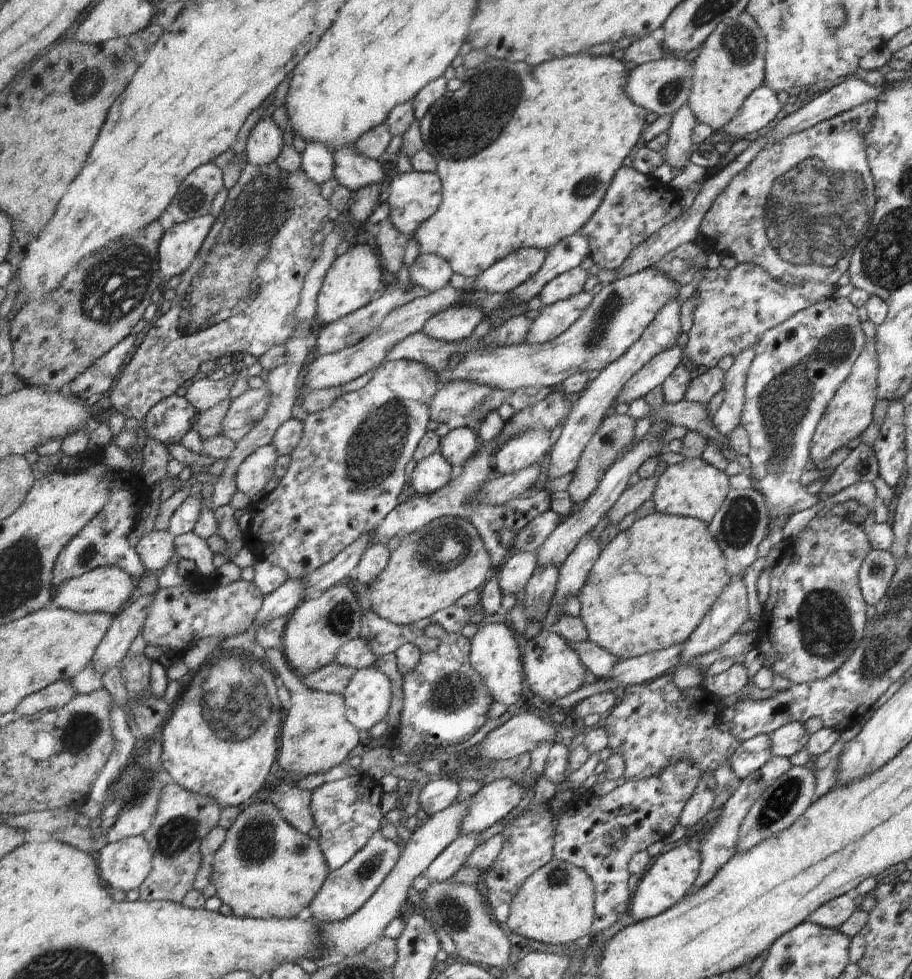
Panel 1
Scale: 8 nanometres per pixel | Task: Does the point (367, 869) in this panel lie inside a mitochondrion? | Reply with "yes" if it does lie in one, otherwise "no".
yes

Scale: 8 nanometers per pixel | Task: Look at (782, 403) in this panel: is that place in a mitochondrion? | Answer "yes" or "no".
yes

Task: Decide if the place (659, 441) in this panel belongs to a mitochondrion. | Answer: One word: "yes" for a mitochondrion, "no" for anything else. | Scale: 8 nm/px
no

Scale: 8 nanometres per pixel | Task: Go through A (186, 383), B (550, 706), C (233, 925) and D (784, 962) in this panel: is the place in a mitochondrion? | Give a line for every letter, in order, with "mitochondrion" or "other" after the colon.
A: other
B: other
C: other
D: mitochondrion

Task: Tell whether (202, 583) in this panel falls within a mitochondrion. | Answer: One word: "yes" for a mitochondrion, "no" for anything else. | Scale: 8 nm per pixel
no

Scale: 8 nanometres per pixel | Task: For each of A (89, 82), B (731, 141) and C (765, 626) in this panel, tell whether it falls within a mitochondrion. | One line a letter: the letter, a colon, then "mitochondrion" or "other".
A: mitochondrion
B: other
C: other

